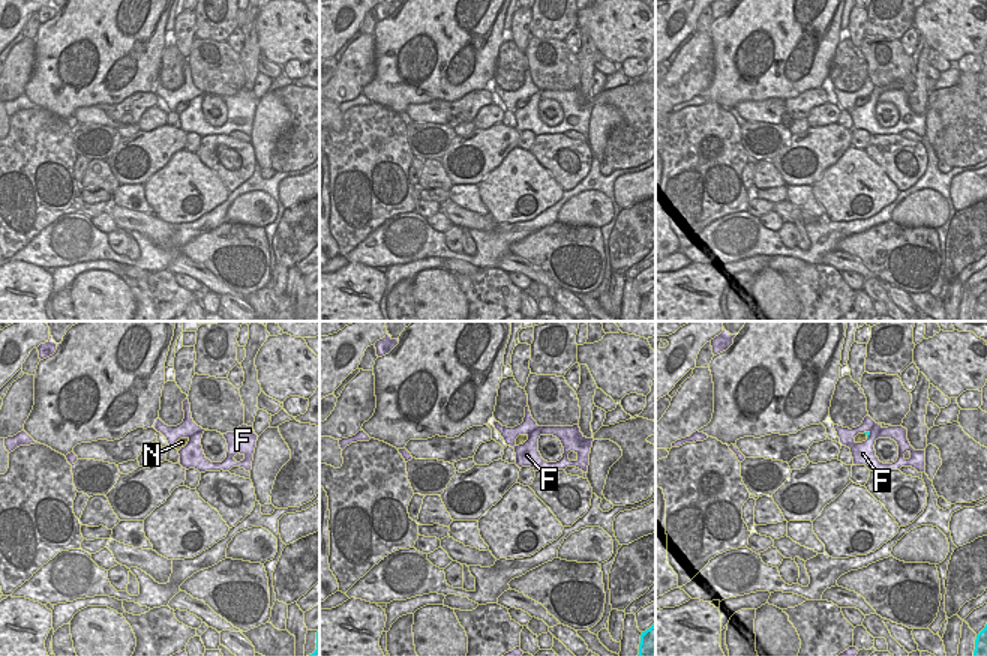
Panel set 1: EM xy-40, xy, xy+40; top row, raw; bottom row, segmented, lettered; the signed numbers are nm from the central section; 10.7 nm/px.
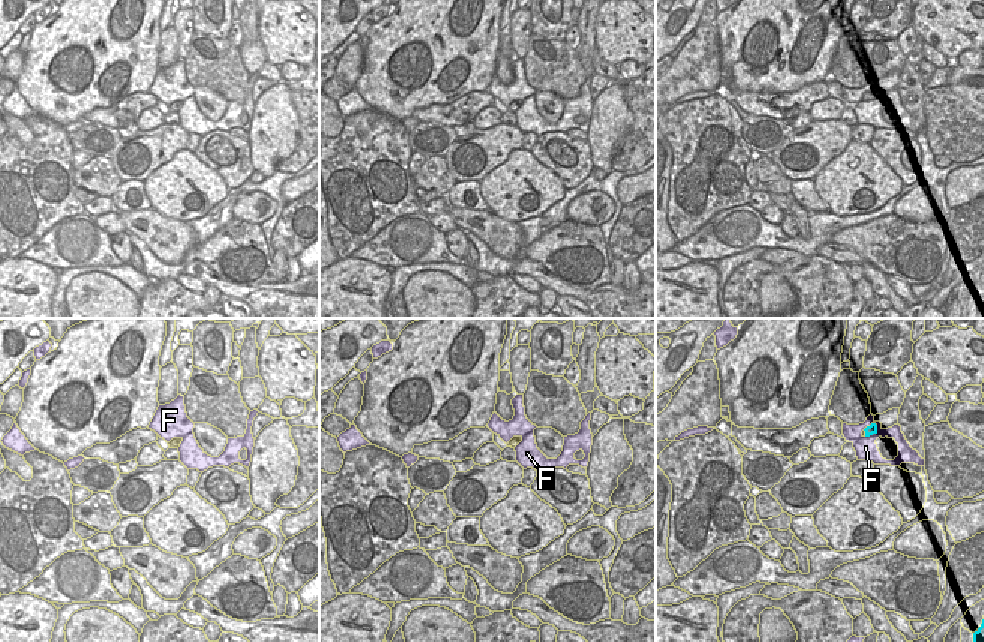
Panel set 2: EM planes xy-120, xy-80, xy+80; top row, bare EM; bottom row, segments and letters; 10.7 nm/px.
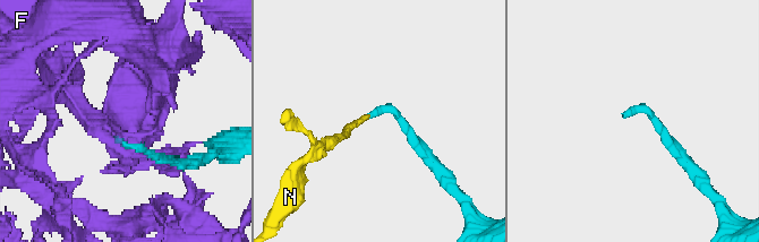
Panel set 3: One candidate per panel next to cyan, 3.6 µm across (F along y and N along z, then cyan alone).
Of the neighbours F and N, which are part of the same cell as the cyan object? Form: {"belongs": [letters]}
{"belongs": []}

